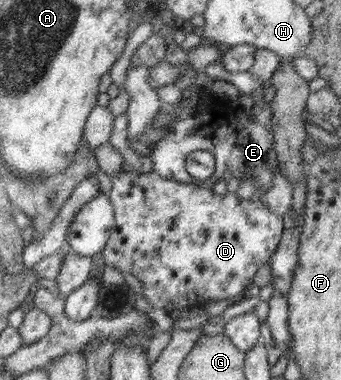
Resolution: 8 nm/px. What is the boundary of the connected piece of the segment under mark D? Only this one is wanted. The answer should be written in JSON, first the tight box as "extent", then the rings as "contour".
{"extent":[102,170,283,314],"contour":[[[155,170],[149,173],[118,172],[112,178],[111,193],[109,193],[110,203],[113,205],[115,223],[110,231],[110,238],[102,251],[106,265],[111,265],[117,271],[129,272],[135,275],[143,284],[145,299],[153,309],[165,309],[168,314],[172,311],[187,310],[194,306],[204,305],[213,300],[234,300],[243,293],[243,289],[252,283],[253,276],[260,267],[267,266],[277,249],[280,237],[283,233],[282,216],[273,214],[261,199],[244,200],[237,193],[227,192],[225,195],[215,194],[212,188],[202,188],[190,183],[178,182],[172,179],[161,177]]]}

